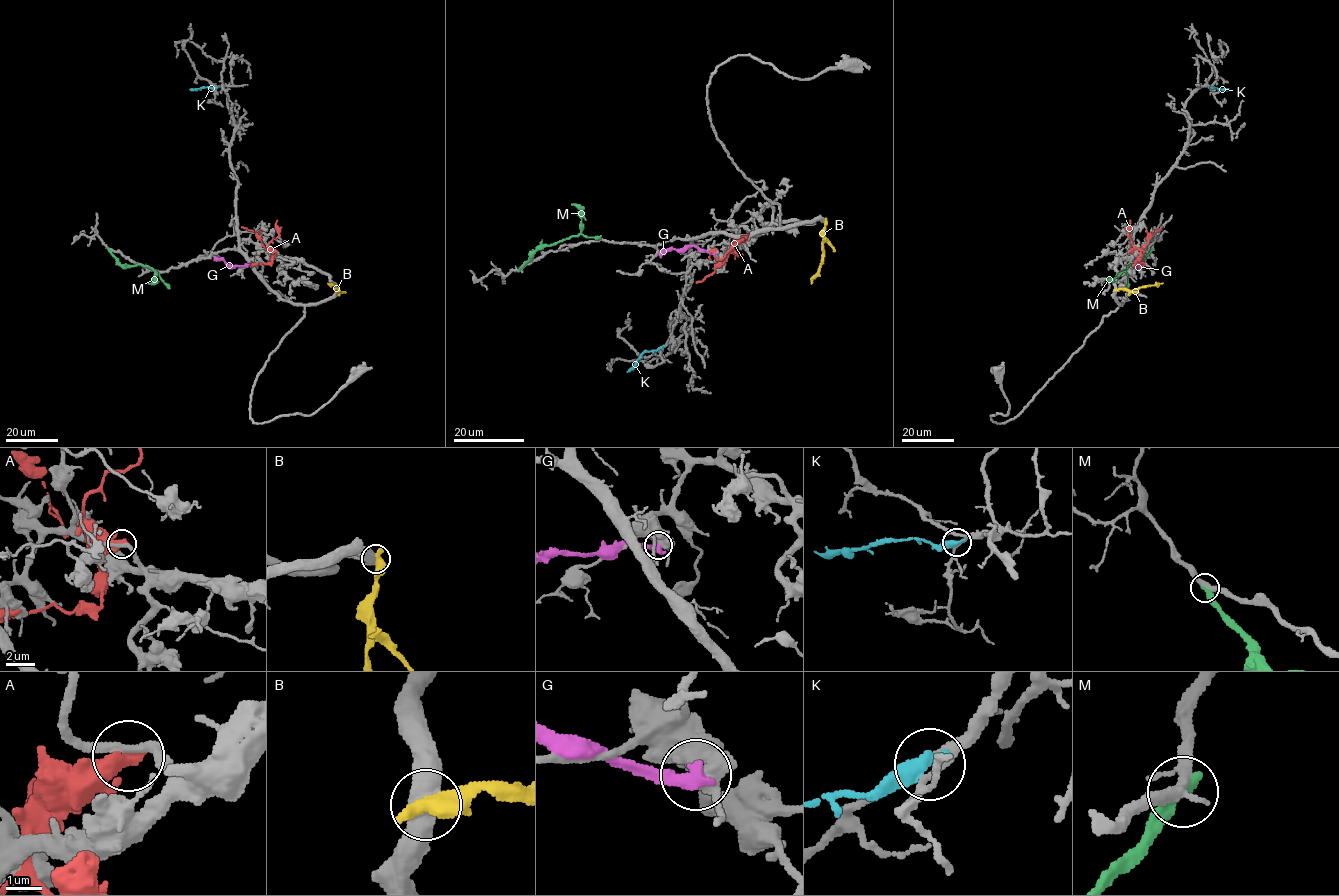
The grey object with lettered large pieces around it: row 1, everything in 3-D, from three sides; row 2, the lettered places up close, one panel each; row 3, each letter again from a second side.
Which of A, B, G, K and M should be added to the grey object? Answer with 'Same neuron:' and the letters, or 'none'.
Same neuron: none

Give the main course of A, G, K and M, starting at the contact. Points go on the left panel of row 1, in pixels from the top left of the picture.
A: (276, 251), (268, 248), (271, 263), (252, 262)
G: (255, 264), (228, 265), (214, 256)
K: (216, 88), (189, 89)
M: (108, 249), (122, 265), (151, 267), (155, 280), (148, 283)

